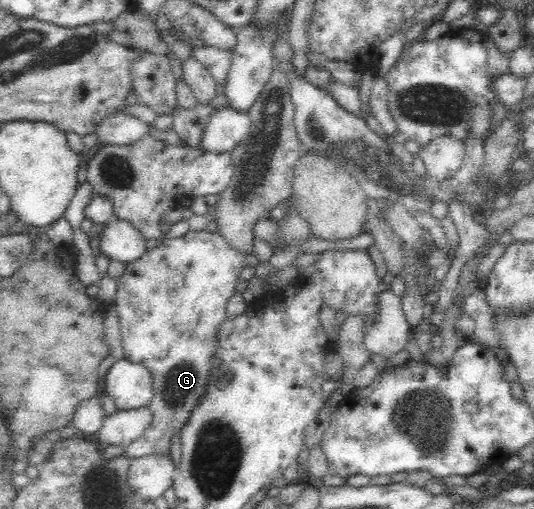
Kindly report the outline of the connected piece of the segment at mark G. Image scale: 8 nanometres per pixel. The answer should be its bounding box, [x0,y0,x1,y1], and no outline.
[114,230,246,459]

